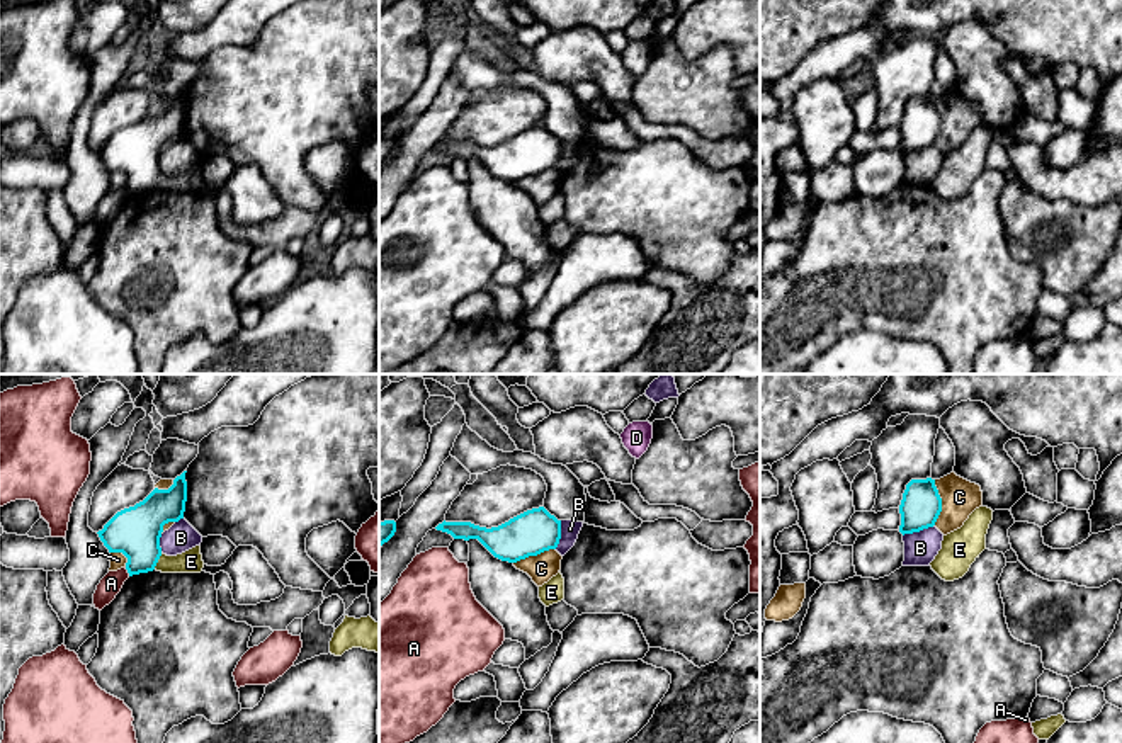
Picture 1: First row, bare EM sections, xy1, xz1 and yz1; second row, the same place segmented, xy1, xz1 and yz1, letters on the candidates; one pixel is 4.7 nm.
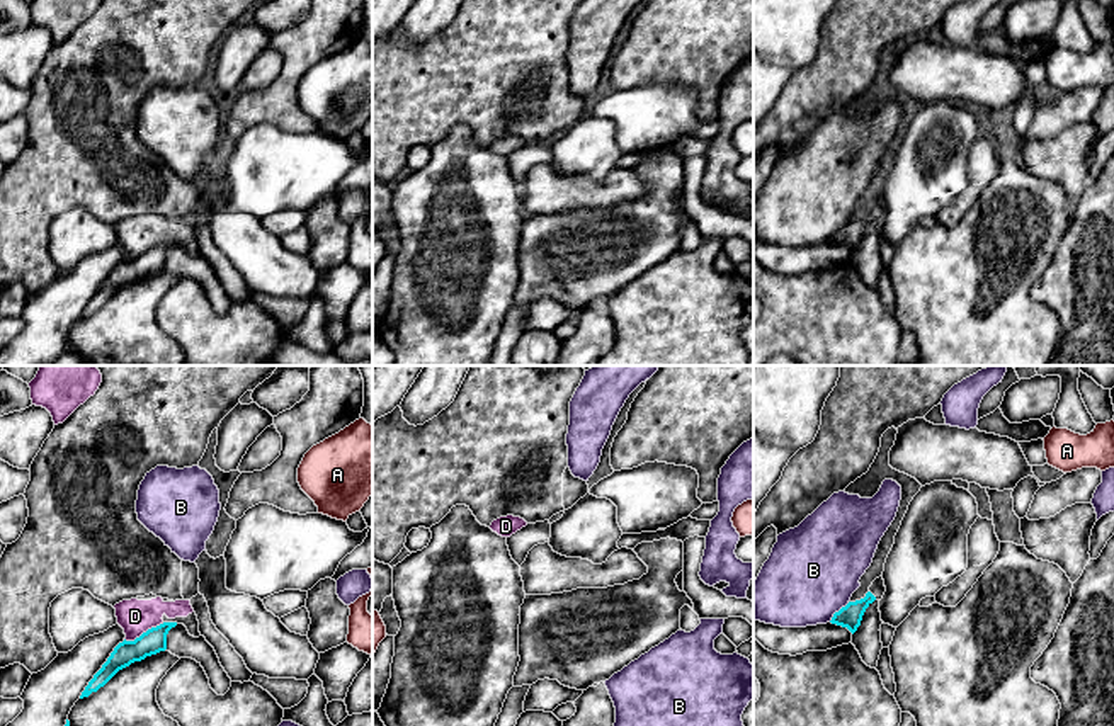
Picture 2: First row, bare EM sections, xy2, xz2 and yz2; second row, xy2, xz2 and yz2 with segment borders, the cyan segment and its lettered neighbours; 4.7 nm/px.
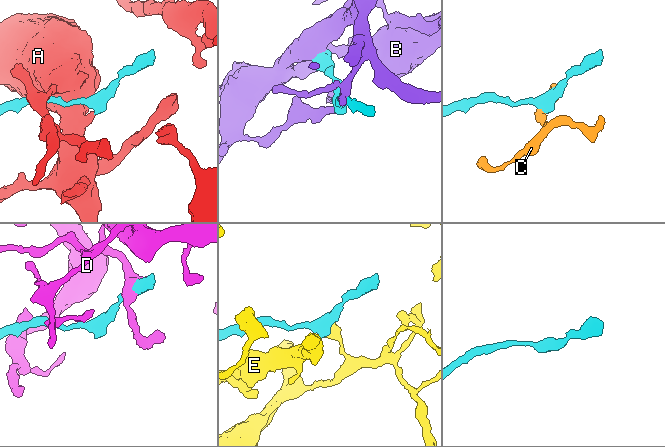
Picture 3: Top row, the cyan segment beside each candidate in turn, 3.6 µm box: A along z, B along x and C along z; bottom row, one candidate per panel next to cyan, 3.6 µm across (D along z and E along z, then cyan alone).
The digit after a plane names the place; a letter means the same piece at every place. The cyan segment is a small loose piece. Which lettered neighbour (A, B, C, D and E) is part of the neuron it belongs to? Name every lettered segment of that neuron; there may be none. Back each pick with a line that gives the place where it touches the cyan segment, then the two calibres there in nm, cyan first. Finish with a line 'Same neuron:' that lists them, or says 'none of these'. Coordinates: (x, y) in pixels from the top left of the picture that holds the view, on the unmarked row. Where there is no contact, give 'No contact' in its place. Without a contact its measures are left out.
Same neuron: none of these

